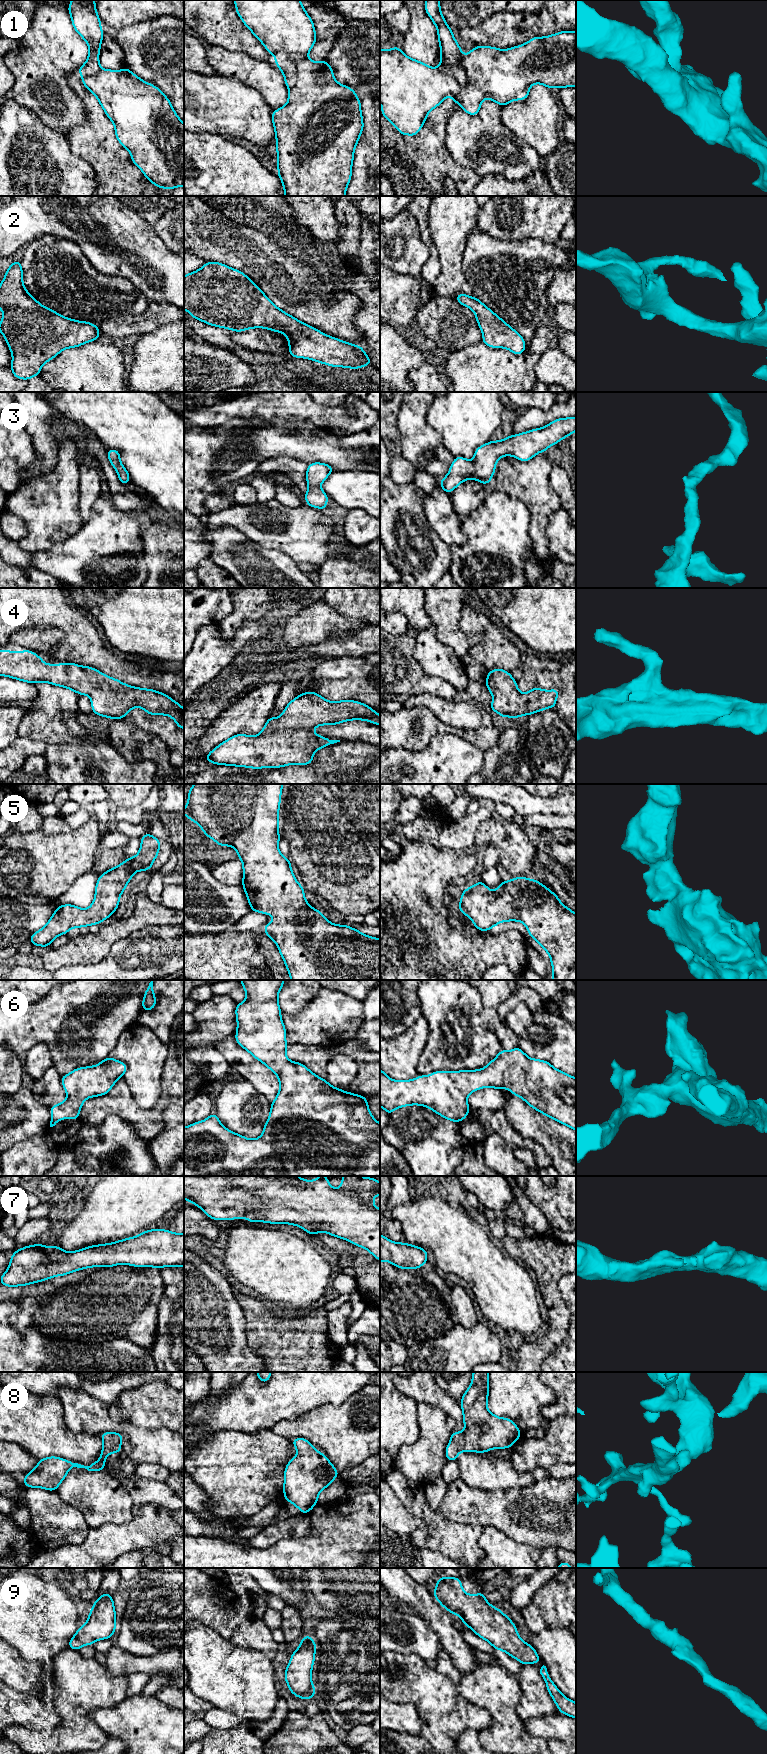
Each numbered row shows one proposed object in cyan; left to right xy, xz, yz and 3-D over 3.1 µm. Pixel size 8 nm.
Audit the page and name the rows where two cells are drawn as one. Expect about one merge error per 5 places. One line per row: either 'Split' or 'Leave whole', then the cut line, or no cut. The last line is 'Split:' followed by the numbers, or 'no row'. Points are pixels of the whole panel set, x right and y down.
1: Split. Split along yz (436, 68), (452, 74), (460, 80), (466, 78)
2: Leave whole. No split
3: Leave whole. No split
4: Leave whole. No split
5: Leave whole. No split
6: Leave whole. No split
7: Leave whole. No split
8: Leave whole. No split
9: Leave whole. No split
Split: 1

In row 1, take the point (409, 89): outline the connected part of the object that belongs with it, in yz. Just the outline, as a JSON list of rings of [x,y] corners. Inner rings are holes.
[[[561,31],[546,37],[533,37],[523,45],[505,50],[490,46],[475,46],[463,56],[460,64],[466,75],[464,81],[406,56],[398,45],[390,50],[380,49],[380,102],[383,117],[389,120],[403,136],[416,136],[425,123],[428,112],[440,105],[447,96],[451,96],[453,102],[458,103],[462,110],[475,116],[485,98],[505,106],[514,100],[527,99],[532,84],[539,83],[548,89],[576,87],[576,31]]]

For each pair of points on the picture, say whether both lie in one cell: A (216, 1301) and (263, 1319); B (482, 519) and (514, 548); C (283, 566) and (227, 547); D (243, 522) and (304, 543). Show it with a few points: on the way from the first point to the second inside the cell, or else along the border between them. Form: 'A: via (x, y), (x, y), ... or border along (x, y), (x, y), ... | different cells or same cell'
A: border along (235, 1293), (235, 1298), (244, 1314), (246, 1335) | different cells
B: via (490, 523), (506, 540) | same cell
C: via (269, 566), (253, 566), (241, 557) | same cell
D: via (258, 531), (263, 534), (289, 535) | same cell

